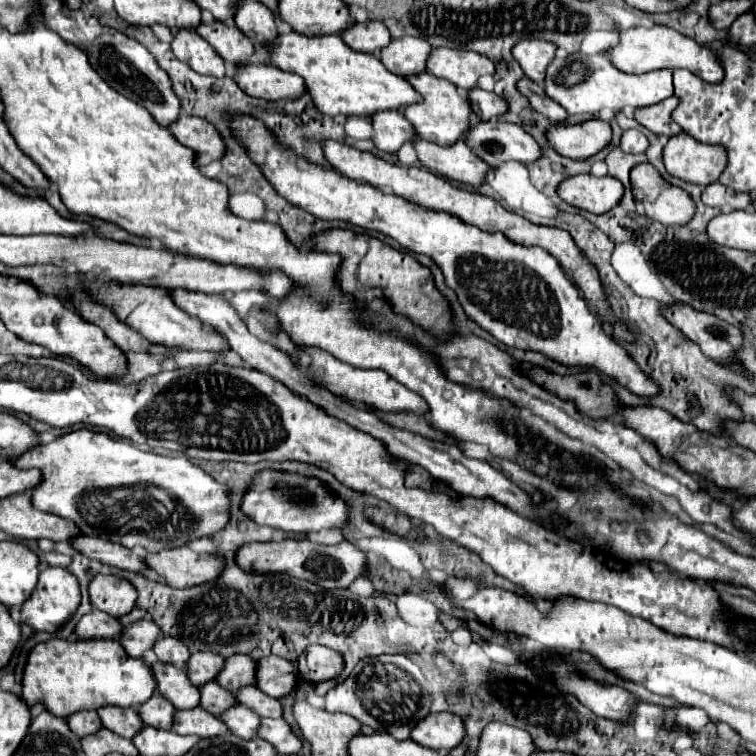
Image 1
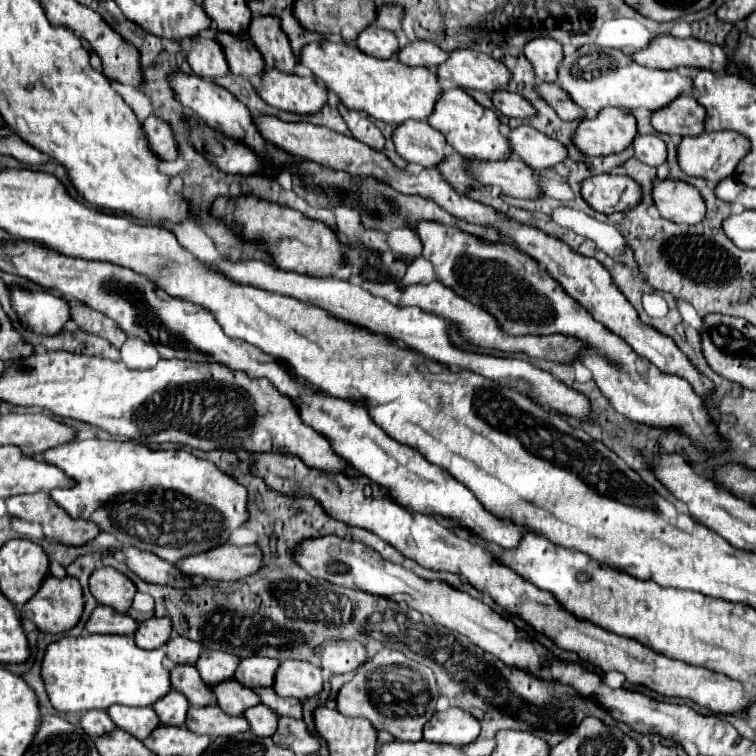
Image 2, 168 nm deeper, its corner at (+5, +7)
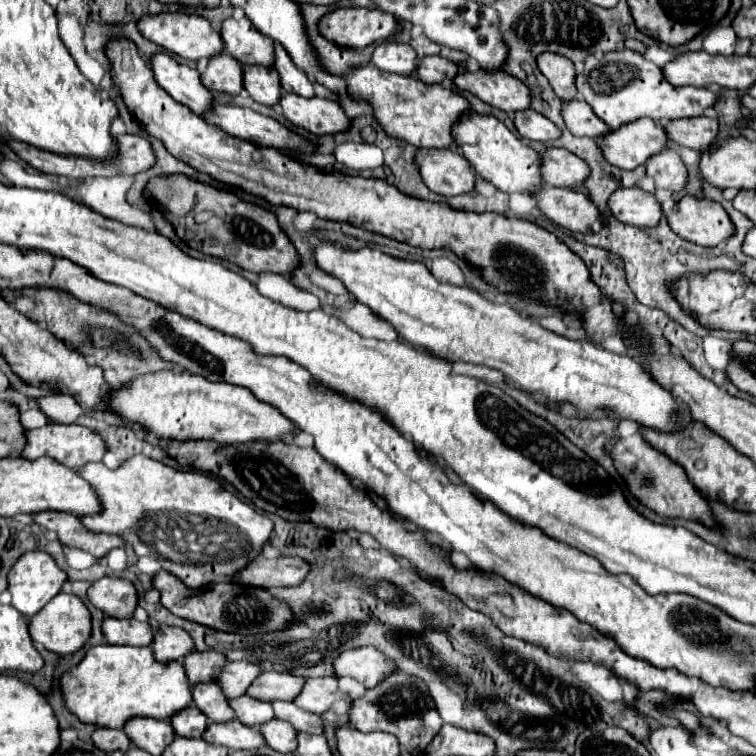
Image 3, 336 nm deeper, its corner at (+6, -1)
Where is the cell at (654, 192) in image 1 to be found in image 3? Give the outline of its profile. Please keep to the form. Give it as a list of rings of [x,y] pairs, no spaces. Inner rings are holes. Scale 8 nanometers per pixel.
[[[685,196],[677,202],[669,216],[669,226],[683,240],[707,248],[735,234],[735,226],[721,204],[695,196]]]

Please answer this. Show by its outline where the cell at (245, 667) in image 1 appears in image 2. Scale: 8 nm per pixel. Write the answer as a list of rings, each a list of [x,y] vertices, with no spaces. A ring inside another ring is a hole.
[[[252,654],[248,658],[242,658],[236,672],[234,680],[248,688],[258,688],[258,686],[272,686],[274,680],[274,668],[278,668],[278,660]]]

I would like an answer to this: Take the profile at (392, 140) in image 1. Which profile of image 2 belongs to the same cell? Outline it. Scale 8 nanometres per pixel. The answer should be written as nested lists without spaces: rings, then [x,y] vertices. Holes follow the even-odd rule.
[[[406,120],[394,128],[392,144],[406,162],[416,162],[430,168],[444,158],[446,140],[428,122]]]

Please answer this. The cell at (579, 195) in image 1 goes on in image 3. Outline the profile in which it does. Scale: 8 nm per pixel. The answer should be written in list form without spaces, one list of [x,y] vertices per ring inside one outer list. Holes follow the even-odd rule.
[[[619,188],[609,198],[609,208],[617,220],[637,228],[655,228],[661,220],[659,200],[641,188]]]

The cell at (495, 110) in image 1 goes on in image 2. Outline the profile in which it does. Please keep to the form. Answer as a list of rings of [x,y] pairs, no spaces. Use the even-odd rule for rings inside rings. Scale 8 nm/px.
[[[508,90],[494,92],[492,104],[504,116],[512,116],[512,118],[528,118],[528,116],[534,114],[534,108],[530,106],[528,100],[524,100],[520,94],[514,94],[514,92],[508,92]]]

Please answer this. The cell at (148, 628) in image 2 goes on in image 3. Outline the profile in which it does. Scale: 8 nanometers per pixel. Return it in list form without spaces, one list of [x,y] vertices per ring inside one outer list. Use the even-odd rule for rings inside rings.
[[[161,626],[155,634],[151,648],[157,660],[169,662],[169,660],[183,660],[187,654],[195,650],[195,644],[185,630],[175,626]]]

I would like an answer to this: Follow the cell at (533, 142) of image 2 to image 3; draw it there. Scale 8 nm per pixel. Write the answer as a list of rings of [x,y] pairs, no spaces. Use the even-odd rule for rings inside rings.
[[[549,148],[543,154],[543,182],[573,190],[589,178],[589,166],[579,156],[565,152],[563,148]]]

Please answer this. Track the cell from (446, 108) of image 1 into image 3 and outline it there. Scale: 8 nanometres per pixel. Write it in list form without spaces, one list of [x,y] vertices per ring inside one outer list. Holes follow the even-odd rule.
[[[465,114],[457,124],[453,126],[453,138],[457,142],[457,148],[465,154],[469,164],[473,164],[473,170],[497,186],[501,192],[513,194],[537,194],[537,188],[541,188],[541,156],[527,144],[523,144],[501,120],[495,116],[483,116],[483,114]]]

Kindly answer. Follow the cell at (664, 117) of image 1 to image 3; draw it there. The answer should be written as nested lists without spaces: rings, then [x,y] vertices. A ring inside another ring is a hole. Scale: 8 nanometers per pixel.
[[[681,118],[665,124],[669,138],[681,146],[689,146],[693,150],[705,150],[715,136],[719,134],[719,122],[715,118]]]

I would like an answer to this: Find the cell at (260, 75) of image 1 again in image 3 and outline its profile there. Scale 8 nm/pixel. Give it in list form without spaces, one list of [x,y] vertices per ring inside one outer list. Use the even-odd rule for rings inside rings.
[[[285,94],[281,98],[281,106],[285,116],[305,130],[309,130],[315,136],[323,134],[337,134],[345,132],[351,126],[351,118],[345,114],[345,110],[339,106],[337,100],[329,98],[301,98],[293,94]]]

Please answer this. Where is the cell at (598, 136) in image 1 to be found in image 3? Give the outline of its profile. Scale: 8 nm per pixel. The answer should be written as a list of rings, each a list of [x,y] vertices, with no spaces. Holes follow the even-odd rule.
[[[641,118],[633,124],[625,124],[625,128],[613,130],[609,136],[603,136],[601,144],[603,156],[609,164],[623,170],[633,170],[665,150],[669,136],[663,126],[657,126],[649,118]]]

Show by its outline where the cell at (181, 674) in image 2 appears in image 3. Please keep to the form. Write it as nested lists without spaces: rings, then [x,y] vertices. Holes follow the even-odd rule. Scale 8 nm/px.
[[[217,682],[193,686],[193,704],[205,712],[209,722],[229,722],[235,720],[235,712],[229,706],[227,696],[223,694]]]

